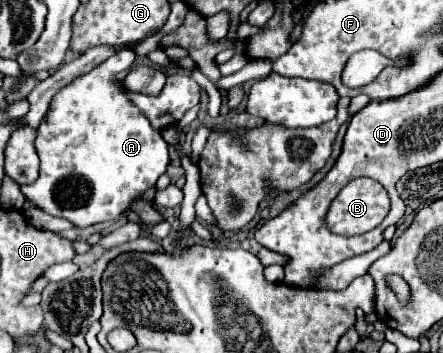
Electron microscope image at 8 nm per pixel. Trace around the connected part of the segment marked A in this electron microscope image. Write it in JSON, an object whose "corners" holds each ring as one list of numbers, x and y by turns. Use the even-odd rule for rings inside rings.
{"corners":[[133,51,115,53,111,59,95,67,89,75,75,79,71,85,63,87,51,99,51,107,43,117,43,123,39,125,35,137,35,149,41,159,39,179,27,187,21,187,25,197,31,199,39,209,57,217,65,217,77,227,113,221,129,207,135,197,153,187,157,179,167,171,169,149,165,139,161,137,161,131,153,129,143,113,139,113,139,109,129,103,129,99,115,85,117,75,131,69,133,61]]}

